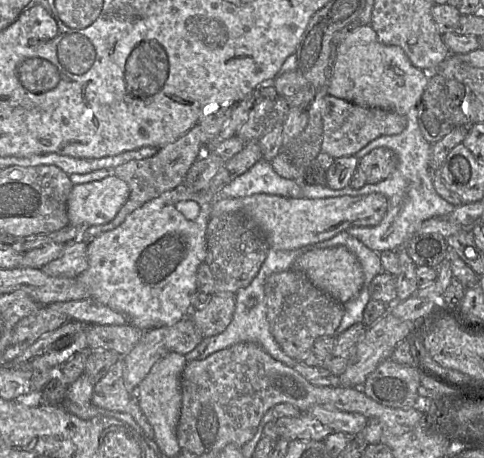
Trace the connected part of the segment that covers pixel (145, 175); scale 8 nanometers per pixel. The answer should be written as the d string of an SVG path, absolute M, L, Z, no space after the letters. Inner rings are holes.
M197 124L178 140L159 148L153 156L141 160L130 160L114 168L114 175L128 184L129 197L117 215L110 222L83 228L78 240L89 241L102 233L113 230L137 208L141 207L150 200L159 197L161 194L183 184L189 169L203 153L201 131Z

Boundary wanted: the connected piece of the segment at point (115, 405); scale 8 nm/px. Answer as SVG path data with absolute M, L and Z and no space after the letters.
M120 358L94 385L92 404L110 411L127 412L133 393L126 388L123 375L124 361Z

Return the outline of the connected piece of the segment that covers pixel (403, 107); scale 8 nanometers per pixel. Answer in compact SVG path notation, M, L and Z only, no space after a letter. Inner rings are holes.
M362 25L341 42L327 93L363 107L405 116L422 101L428 82L429 73L415 67L402 48L380 43L374 29L370 25Z

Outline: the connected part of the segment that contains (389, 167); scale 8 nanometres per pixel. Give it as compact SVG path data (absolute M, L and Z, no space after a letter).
M386 147L375 148L359 160L359 167L365 174L367 184L387 179L395 171L397 164L397 155Z

